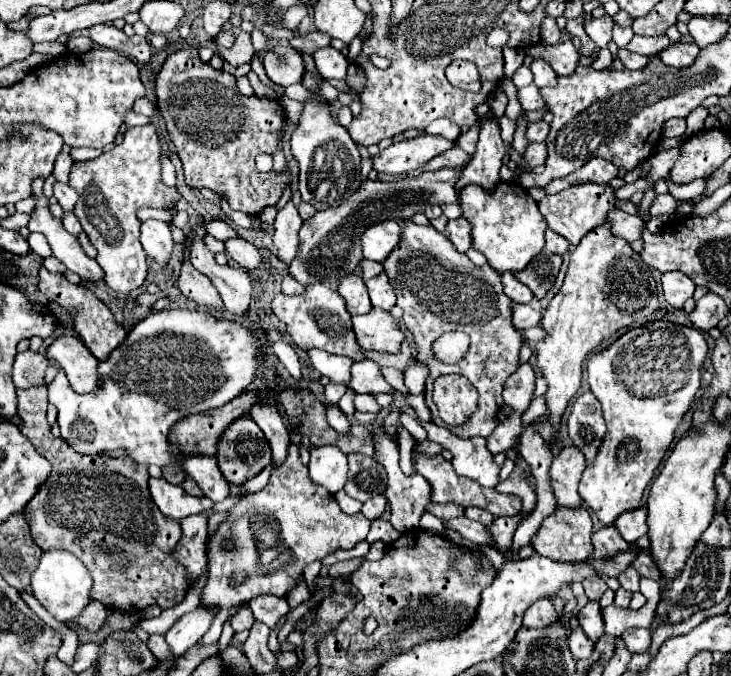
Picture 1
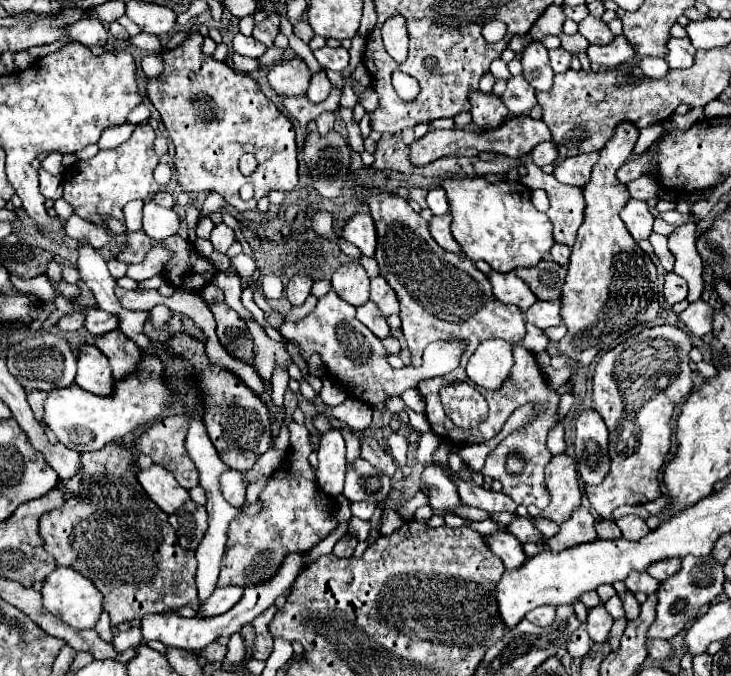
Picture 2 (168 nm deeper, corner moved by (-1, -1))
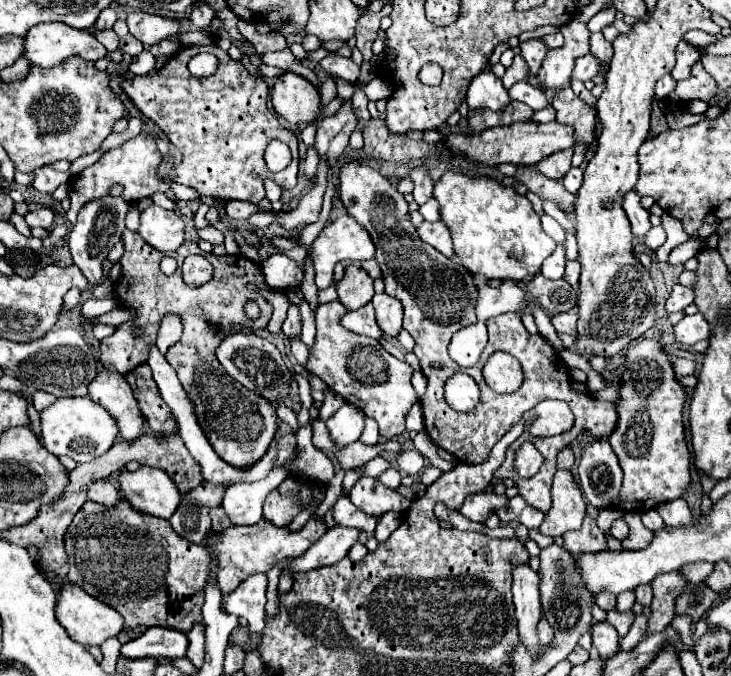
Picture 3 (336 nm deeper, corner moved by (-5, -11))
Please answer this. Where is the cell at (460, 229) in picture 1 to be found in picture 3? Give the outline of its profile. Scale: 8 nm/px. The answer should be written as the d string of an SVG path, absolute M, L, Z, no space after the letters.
M423 221L419 227L417 227L421 239L425 243L429 243L431 247L435 247L437 251L441 251L445 257L453 257L453 243L451 243L451 233L449 229L445 227L443 221L437 221L437 223L427 223Z

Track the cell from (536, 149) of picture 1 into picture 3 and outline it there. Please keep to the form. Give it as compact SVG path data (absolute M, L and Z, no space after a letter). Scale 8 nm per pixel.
M571 147L561 149L561 151L549 155L549 159L543 159L541 163L537 163L537 171L549 179L561 179L561 175L565 175L565 171L571 169L571 157L573 157Z

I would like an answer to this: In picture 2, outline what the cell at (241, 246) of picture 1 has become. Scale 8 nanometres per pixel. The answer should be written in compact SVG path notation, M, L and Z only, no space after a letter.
M225 223L215 225L215 229L211 231L211 243L215 247L215 251L219 253L227 253L227 249L231 247L231 243L235 241L235 231L231 227L227 227Z

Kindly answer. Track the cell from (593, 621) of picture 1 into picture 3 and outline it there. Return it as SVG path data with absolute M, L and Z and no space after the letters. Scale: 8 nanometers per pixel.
M607 621L593 623L591 635L593 635L593 647L599 651L599 655L603 659L609 659L609 657L613 657L619 651L617 631L613 631L613 627Z

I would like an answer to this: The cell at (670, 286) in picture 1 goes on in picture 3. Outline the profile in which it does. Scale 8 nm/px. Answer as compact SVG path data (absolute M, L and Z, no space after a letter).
M675 285L671 295L669 295L669 299L667 299L667 303L665 303L665 309L667 309L667 313L683 311L689 303L693 303L693 299L695 299L693 289L683 287L683 285Z

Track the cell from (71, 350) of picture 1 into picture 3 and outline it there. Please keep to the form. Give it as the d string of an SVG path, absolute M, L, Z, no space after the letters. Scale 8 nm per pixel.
M101 369L89 385L89 397L115 415L121 437L125 441L133 441L141 435L143 415L137 407L129 383L121 373Z

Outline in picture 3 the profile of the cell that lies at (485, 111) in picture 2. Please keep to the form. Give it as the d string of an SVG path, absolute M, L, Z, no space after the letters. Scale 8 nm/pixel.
M483 71L473 79L467 91L467 105L471 111L477 109L489 109L489 111L501 111L511 103L503 83L499 77L495 77L491 71Z

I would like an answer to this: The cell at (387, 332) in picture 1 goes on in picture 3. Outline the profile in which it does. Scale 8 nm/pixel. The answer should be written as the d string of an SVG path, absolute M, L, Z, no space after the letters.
M371 303L361 307L359 311L349 311L341 319L341 323L343 323L343 327L347 327L349 331L355 331L359 335L367 335L367 337L373 337L373 339L379 339L383 335L381 327L377 325L375 309L373 309Z

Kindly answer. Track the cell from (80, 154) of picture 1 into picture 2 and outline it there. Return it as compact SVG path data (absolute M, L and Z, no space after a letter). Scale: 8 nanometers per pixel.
M131 123L105 129L103 135L101 135L101 139L97 141L99 149L115 149L115 147L119 147L121 143L125 143L131 137L133 129L135 129L135 125L131 125Z

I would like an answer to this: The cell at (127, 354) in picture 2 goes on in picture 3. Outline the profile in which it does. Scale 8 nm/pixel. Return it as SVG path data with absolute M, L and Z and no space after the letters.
M147 363L137 365L133 371L129 371L125 375L127 383L133 389L133 395L141 407L143 417L147 419L149 427L161 435L169 435L171 431L175 431L173 427L173 419L169 419L169 407L165 407L165 401L161 399L157 385L151 377L151 367Z

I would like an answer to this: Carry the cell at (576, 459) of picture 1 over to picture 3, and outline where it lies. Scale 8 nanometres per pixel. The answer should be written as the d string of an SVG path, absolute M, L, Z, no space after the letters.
M559 469L555 473L551 485L551 497L553 497L553 505L543 519L539 533L557 537L571 529L579 529L585 517L585 501L579 485L575 483L569 471Z

